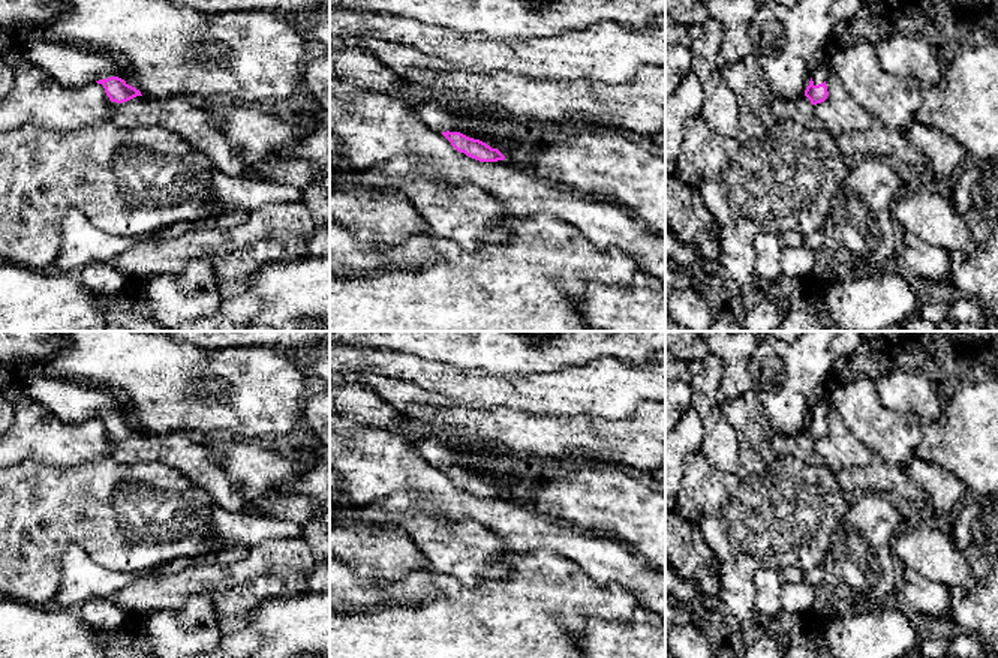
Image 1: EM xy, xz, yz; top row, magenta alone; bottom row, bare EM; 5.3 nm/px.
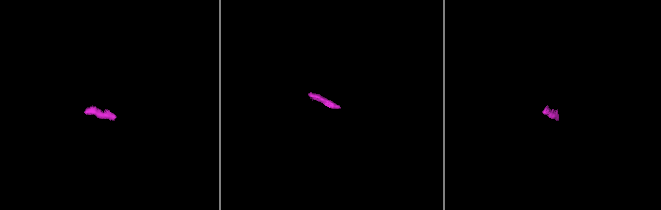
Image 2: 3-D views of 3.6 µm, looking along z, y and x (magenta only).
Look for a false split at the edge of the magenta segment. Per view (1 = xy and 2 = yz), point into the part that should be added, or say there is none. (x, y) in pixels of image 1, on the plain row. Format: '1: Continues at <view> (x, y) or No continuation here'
1: Continues at xy (200, 462)
2: Continues at yz (800, 445)

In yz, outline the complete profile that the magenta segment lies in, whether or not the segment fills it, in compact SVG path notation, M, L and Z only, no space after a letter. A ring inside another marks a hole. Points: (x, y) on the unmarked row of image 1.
M830 396L817 399L809 421L797 435L775 433L772 447L776 456L791 456L808 465L826 466L823 457L815 451L814 442L827 435L826 415L830 411Z

